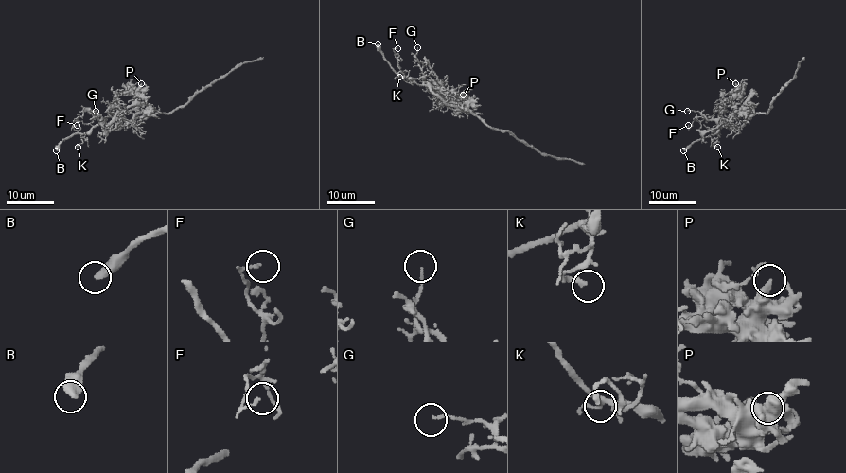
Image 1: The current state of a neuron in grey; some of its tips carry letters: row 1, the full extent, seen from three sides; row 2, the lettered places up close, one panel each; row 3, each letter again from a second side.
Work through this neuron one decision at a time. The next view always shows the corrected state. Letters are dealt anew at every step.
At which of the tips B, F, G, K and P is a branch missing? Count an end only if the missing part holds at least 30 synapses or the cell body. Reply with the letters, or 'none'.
B

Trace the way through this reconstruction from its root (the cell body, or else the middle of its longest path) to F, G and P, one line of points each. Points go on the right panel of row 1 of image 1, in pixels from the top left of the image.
F: (756, 113), (738, 128), (731, 128), (719, 116), (719, 111), (701, 120), (695, 120), (690, 128), (688, 125)
G: (756, 113), (738, 128), (730, 128), (720, 119), (708, 119), (697, 111), (687, 111)
P: (756, 113), (748, 114), (749, 106), (735, 83)

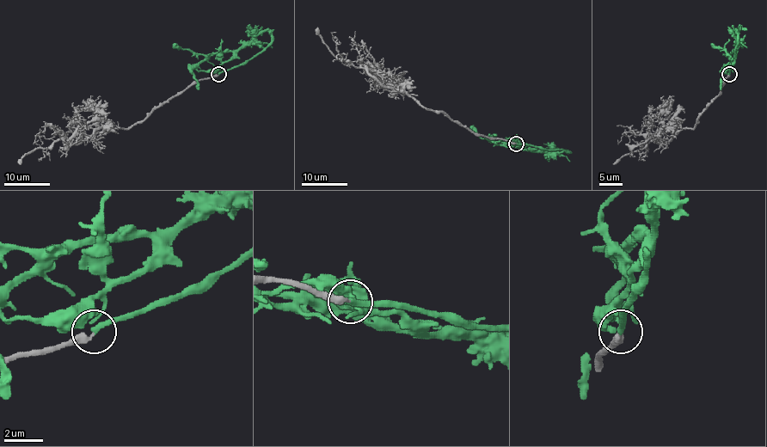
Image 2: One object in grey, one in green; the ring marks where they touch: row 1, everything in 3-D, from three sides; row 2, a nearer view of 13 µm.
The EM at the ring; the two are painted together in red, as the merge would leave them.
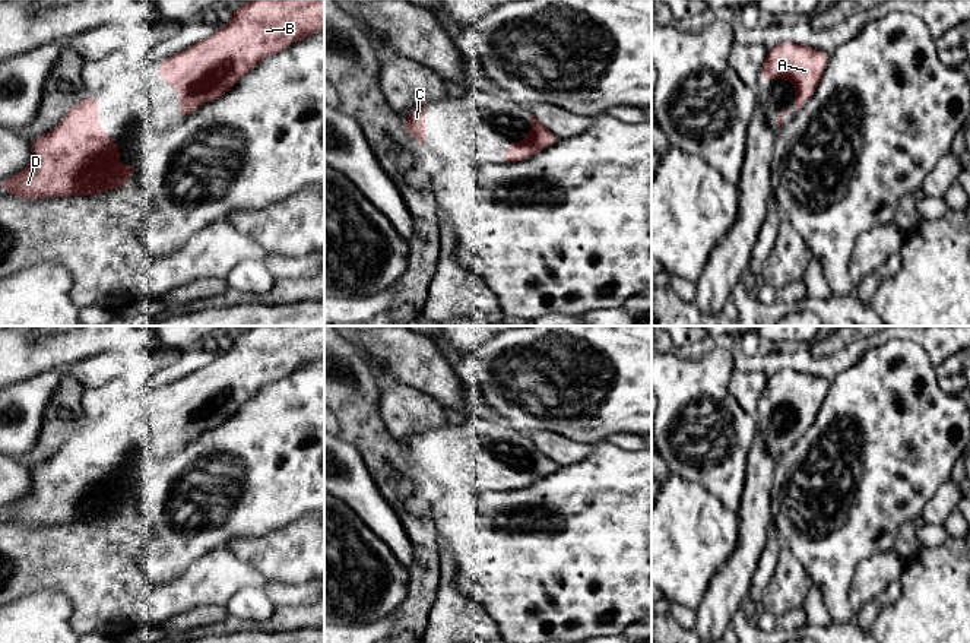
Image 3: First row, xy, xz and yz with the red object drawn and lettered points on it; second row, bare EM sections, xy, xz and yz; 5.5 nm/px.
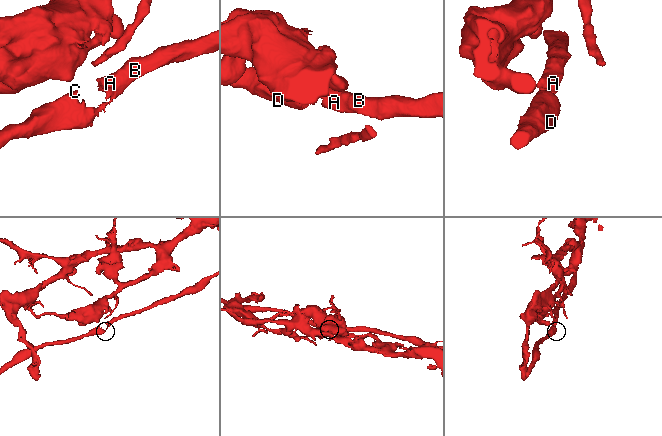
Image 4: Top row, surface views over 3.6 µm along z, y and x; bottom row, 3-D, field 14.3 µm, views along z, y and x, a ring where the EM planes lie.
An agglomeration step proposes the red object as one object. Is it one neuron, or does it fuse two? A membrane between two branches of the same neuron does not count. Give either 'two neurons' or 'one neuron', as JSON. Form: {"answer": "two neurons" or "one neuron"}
{"answer": "one neuron"}

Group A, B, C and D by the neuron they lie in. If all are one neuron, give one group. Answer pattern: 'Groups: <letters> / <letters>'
Groups: A B C D

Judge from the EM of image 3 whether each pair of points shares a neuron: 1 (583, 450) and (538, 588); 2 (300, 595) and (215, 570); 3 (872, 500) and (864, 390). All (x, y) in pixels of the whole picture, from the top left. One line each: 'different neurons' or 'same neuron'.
1: different neurons
2: different neurons
3: same neuron

